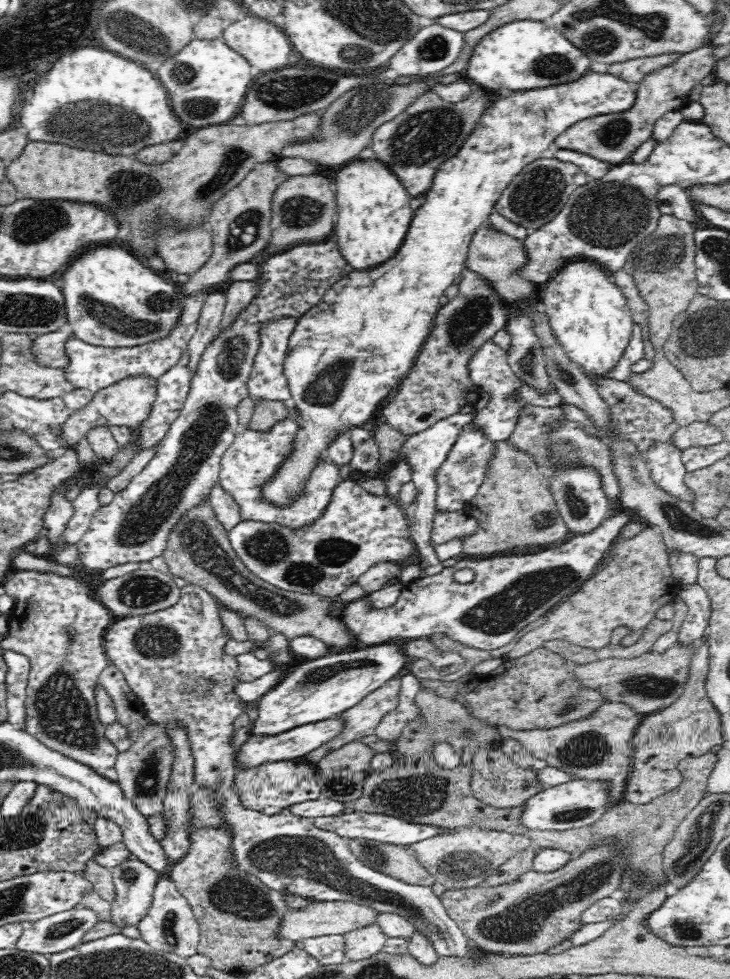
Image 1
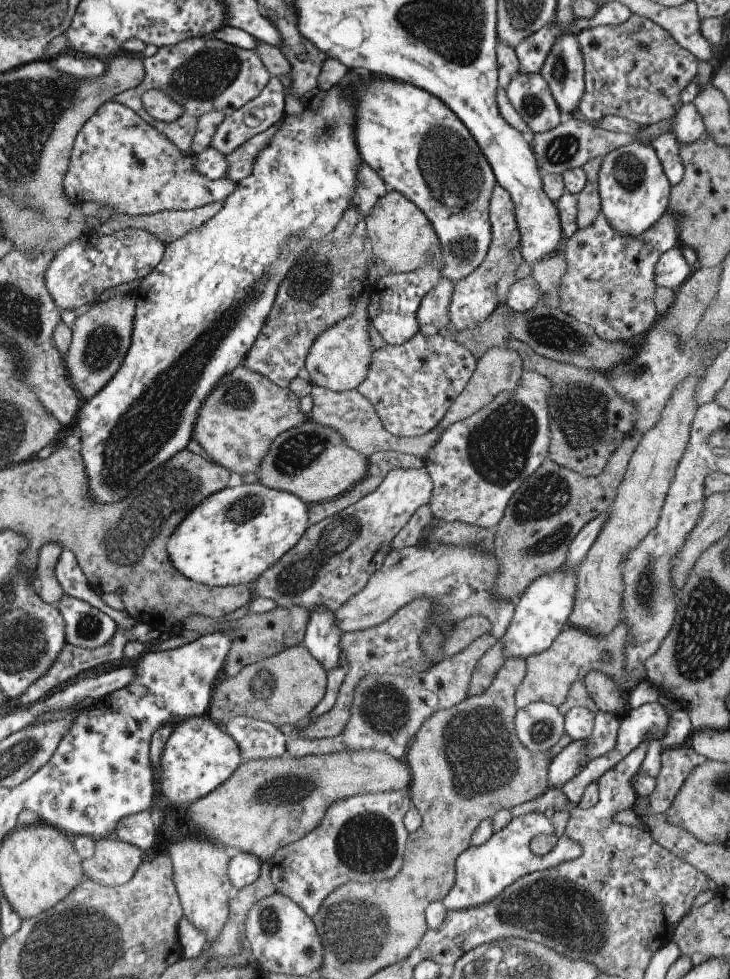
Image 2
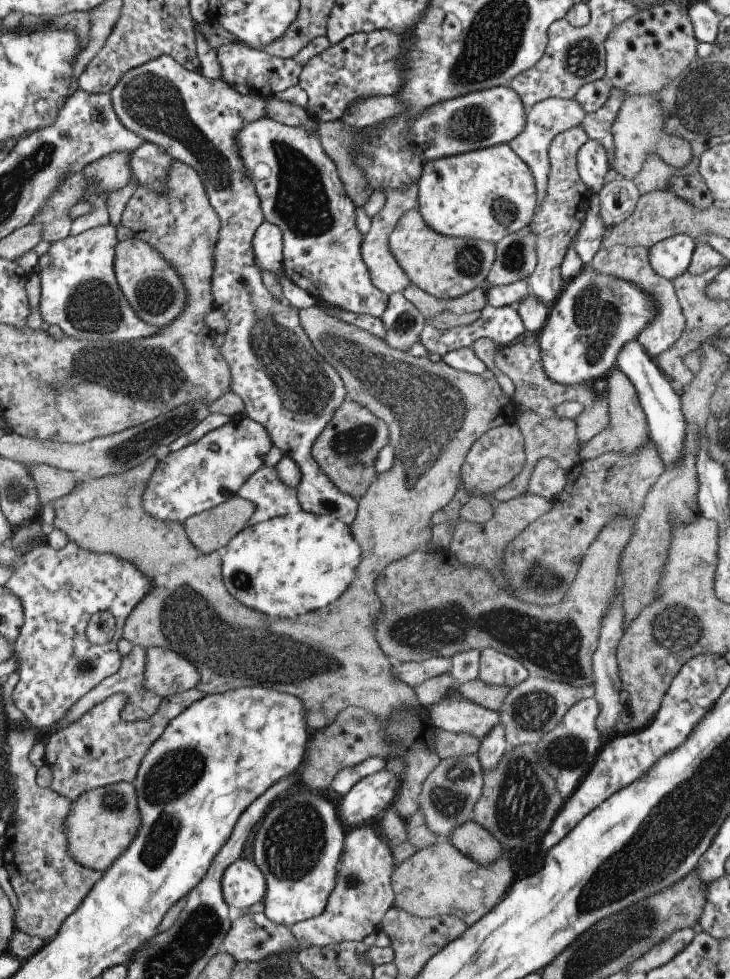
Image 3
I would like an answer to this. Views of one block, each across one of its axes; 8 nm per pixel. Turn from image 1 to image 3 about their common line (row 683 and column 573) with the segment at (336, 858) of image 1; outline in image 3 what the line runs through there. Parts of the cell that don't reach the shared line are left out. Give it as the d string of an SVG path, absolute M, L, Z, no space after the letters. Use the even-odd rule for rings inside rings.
M581 126L570 128L562 134L559 134L552 140L548 149L550 162L550 174L548 174L548 190L546 190L546 198L540 204L540 208L535 210L533 219L530 222L530 228L536 234L536 256L538 256L538 264L532 271L532 274L526 279L531 294L534 294L540 302L548 304L551 308L556 302L556 298L560 296L560 292L564 288L564 280L562 280L562 261L568 246L572 244L572 240L577 236L577 232L582 228L582 223L590 210L593 193L586 188L586 184L582 182L577 170L577 154L580 147L588 141L586 132Z

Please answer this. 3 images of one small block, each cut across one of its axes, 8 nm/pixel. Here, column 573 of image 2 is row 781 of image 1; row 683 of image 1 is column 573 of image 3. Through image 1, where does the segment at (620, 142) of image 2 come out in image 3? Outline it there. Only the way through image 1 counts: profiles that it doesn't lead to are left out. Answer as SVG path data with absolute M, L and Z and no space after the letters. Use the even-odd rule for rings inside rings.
M548 98L535 104L526 113L526 126L524 130L512 142L509 142L510 148L520 156L520 158L528 165L533 177L535 178L536 196L538 207L546 198L546 190L548 190L548 174L550 174L550 162L548 149L552 140L559 134L581 126L587 112L580 108L580 104L576 104L576 99Z

